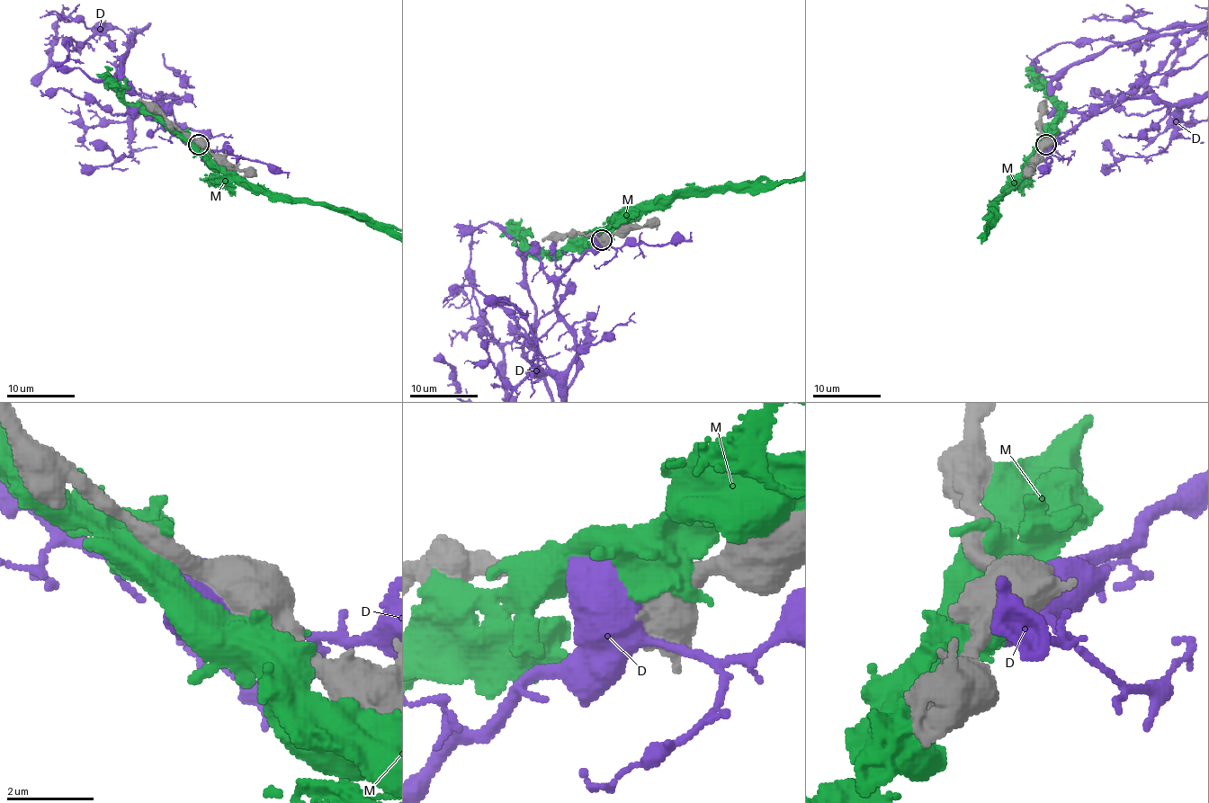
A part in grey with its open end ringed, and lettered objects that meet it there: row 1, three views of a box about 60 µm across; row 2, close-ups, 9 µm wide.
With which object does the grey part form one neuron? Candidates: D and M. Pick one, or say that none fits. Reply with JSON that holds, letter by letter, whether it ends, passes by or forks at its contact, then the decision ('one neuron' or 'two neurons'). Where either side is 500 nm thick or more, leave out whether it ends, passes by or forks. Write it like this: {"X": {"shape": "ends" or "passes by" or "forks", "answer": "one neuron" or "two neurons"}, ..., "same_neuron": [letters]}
{"D": {"answer": "one neuron"}, "M": {"answer": "two neurons"}, "same_neuron": ["D"]}

